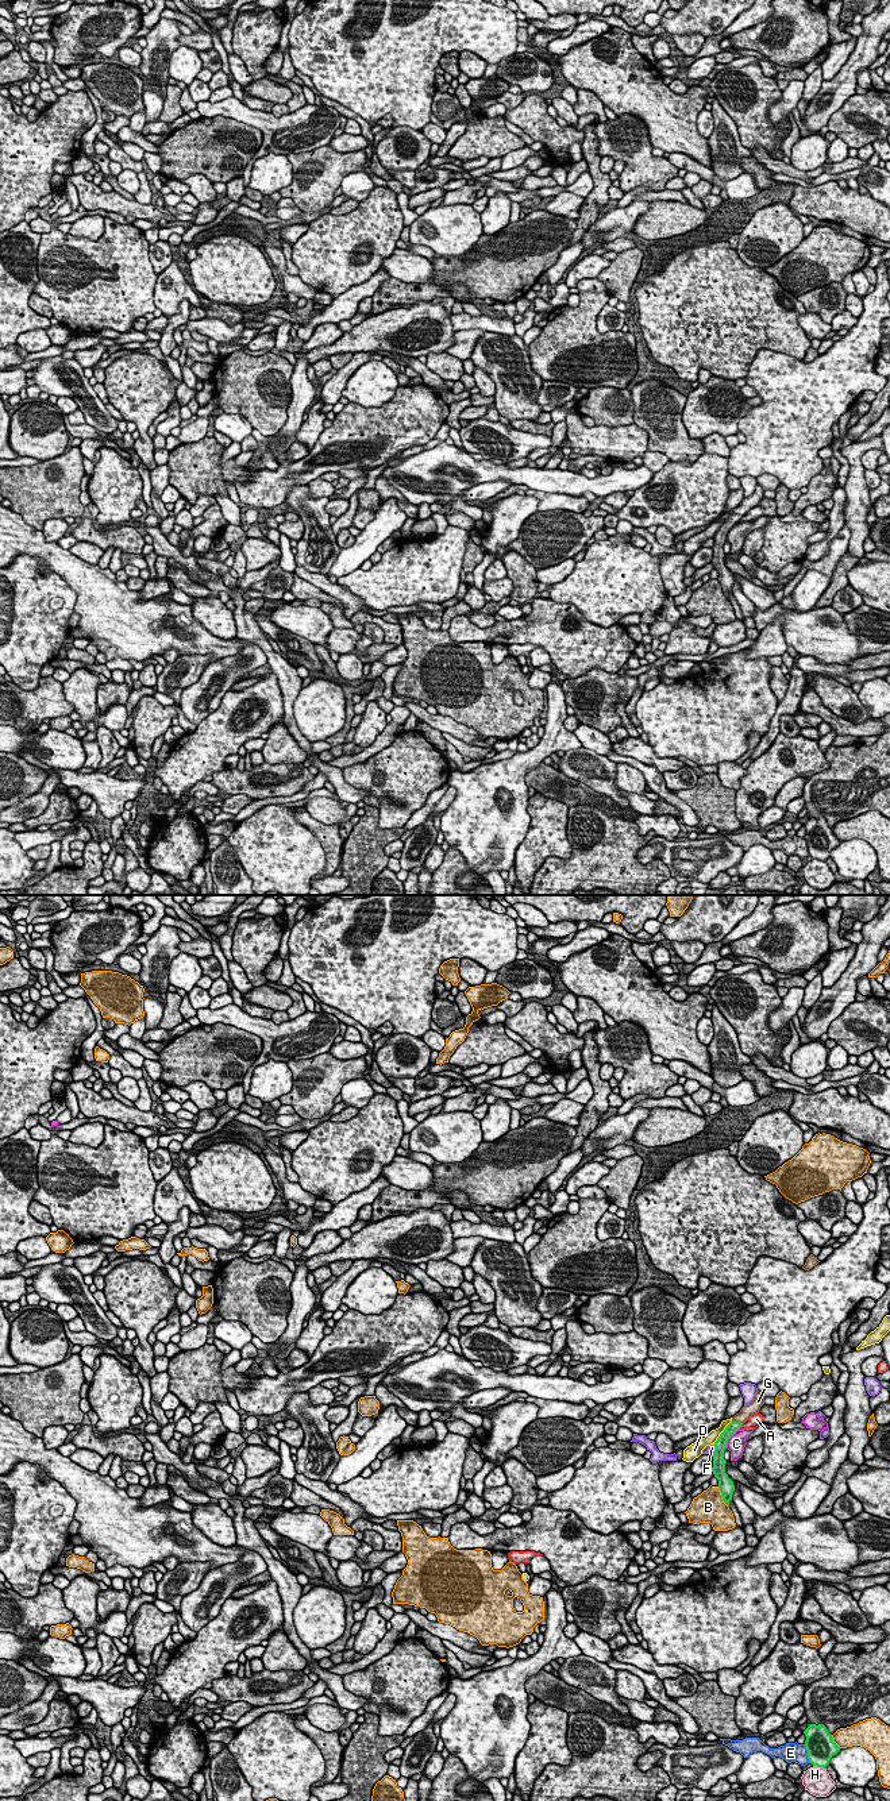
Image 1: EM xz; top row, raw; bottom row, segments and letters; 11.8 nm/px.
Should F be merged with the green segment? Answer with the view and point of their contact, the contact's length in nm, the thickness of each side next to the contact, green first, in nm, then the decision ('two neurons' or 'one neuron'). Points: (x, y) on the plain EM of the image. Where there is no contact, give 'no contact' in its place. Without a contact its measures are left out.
contact xz (715, 543); length 130 nm; calibres 160 and 100 nm; two neurons

